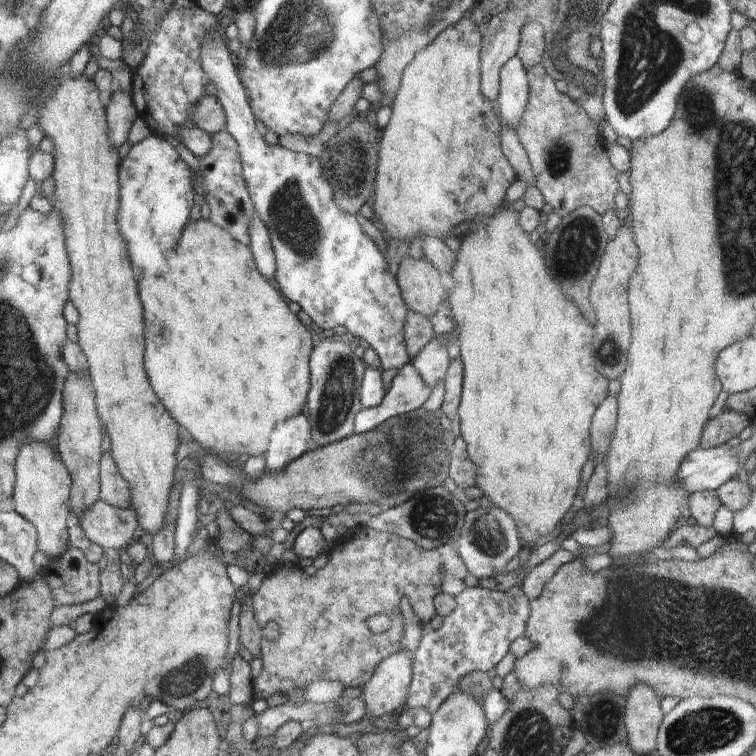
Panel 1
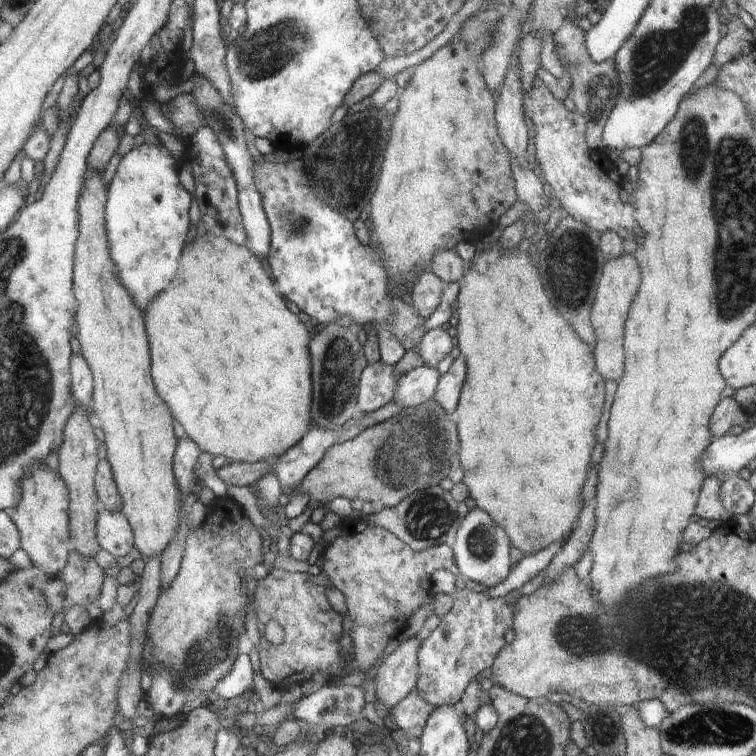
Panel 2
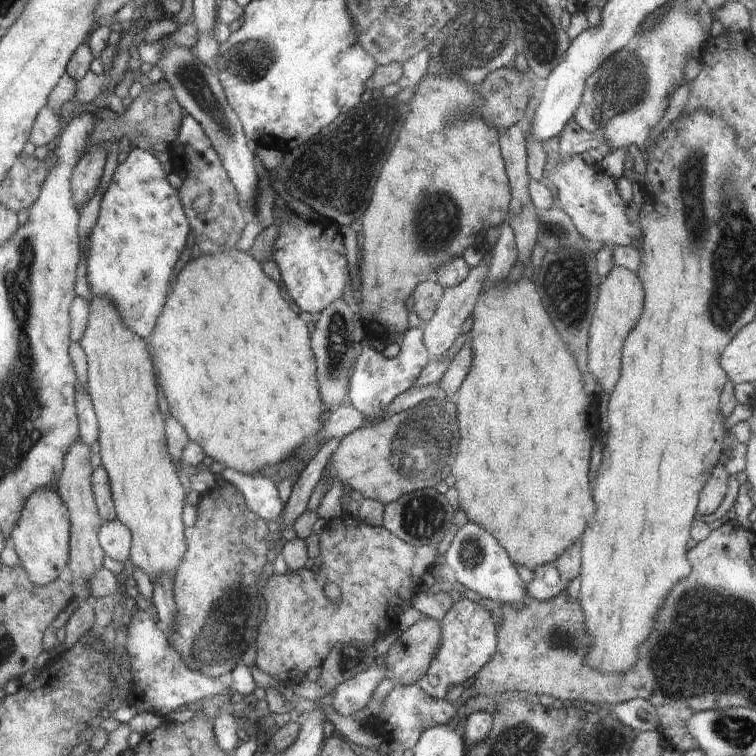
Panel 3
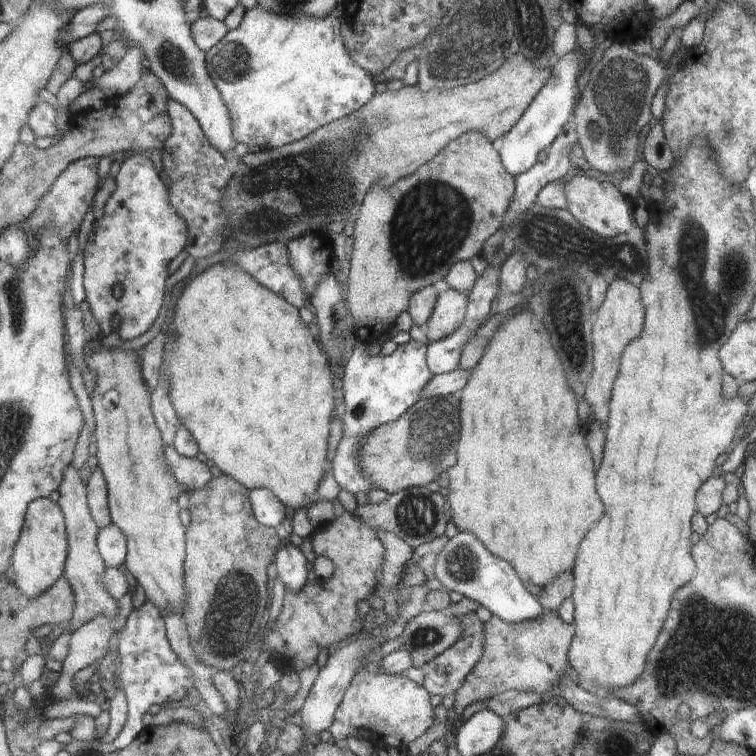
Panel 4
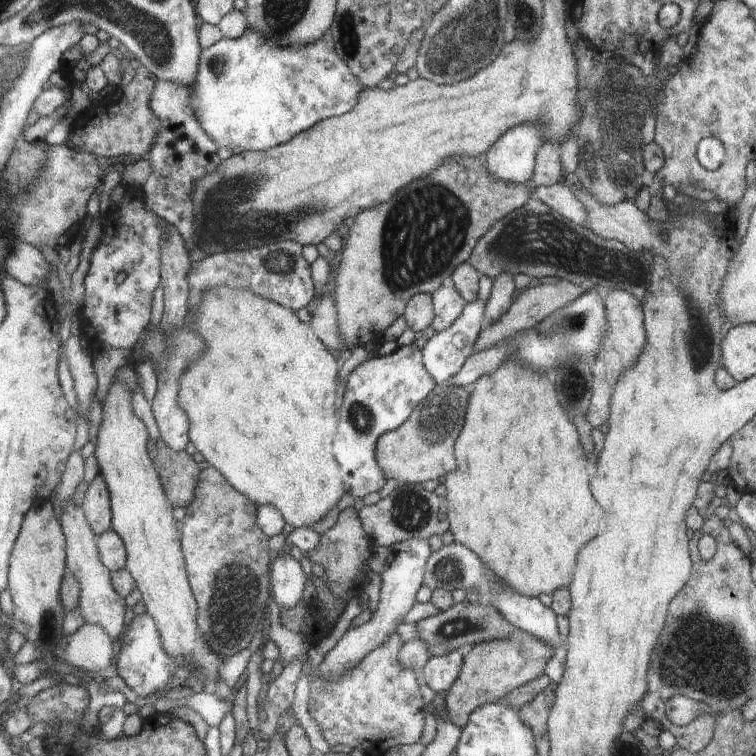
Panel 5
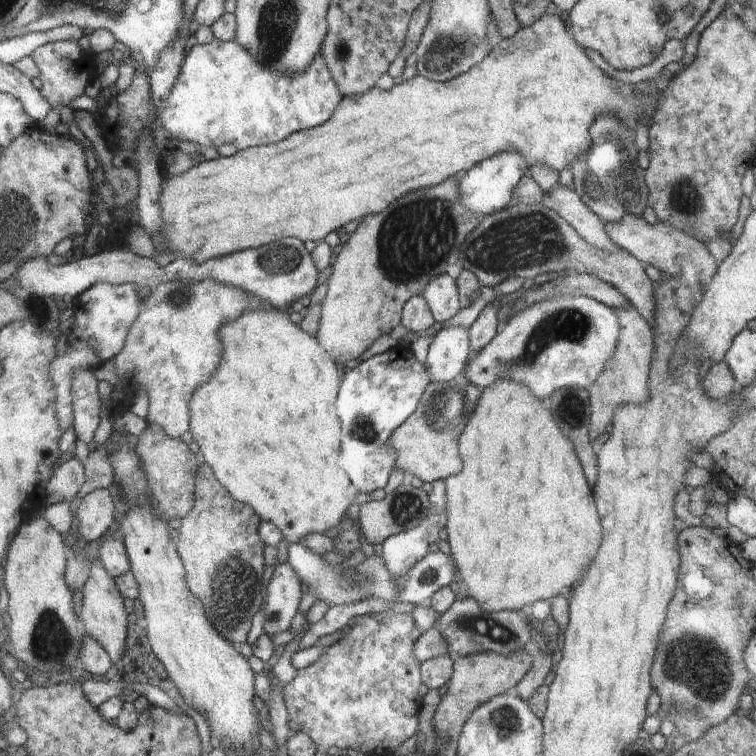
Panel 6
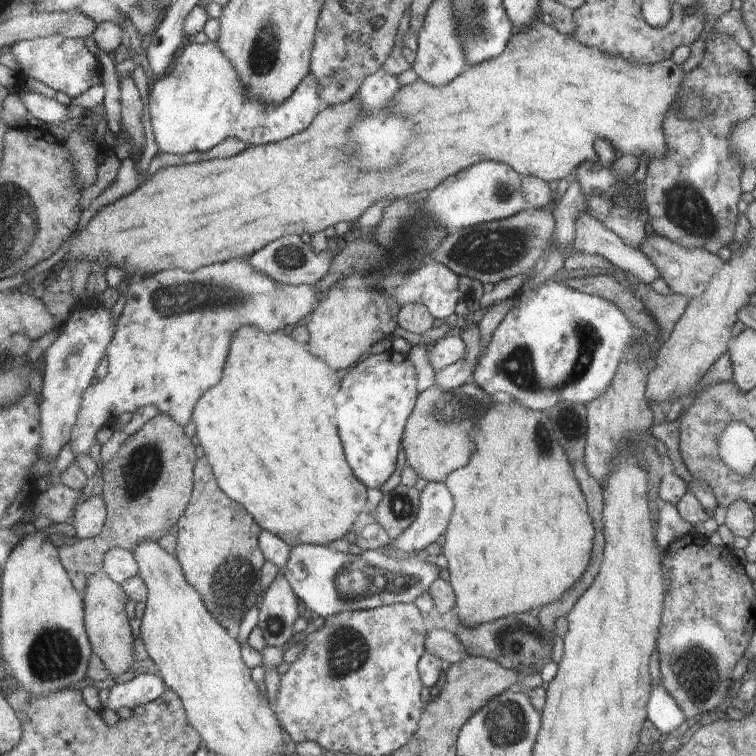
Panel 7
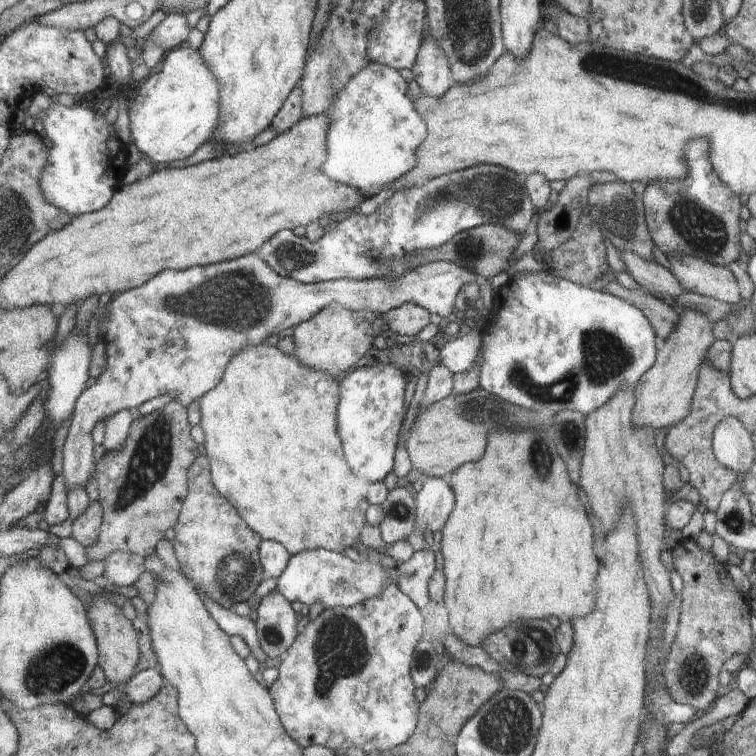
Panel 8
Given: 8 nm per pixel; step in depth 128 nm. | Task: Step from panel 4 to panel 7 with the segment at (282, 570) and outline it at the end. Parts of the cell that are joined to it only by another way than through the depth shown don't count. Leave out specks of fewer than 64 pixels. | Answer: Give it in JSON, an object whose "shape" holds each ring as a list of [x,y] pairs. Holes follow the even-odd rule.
{"shape":[[[281,572],[272,584],[265,590],[259,605],[258,626],[268,646],[282,646],[294,634],[294,622],[299,617],[298,596],[294,594],[292,586],[288,584],[286,576]]]}

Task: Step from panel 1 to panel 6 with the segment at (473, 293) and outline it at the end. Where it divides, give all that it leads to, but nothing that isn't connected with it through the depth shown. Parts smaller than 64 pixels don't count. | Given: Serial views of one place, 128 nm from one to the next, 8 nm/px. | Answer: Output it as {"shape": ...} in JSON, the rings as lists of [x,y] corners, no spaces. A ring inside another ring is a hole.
{"shape":[[[498,380],[494,386],[482,388],[477,408],[474,408],[473,416],[461,435],[461,457],[463,461],[466,460],[466,464],[462,467],[460,474],[448,476],[445,485],[448,500],[450,500],[450,506],[448,506],[448,500],[446,506],[448,516],[446,524],[448,538],[446,540],[450,545],[449,554],[454,558],[458,574],[462,578],[461,582],[464,582],[463,586],[466,586],[463,595],[476,600],[484,612],[528,611],[537,600],[551,601],[554,597],[562,595],[564,588],[570,588],[574,582],[578,582],[582,578],[584,570],[592,564],[592,560],[596,556],[596,550],[598,550],[600,540],[602,540],[602,530],[600,530],[592,492],[584,480],[584,474],[582,474],[584,470],[578,464],[580,460],[576,456],[576,450],[565,434],[562,434],[558,424],[554,424],[552,414],[544,408],[544,404],[540,400],[536,400],[534,394],[526,386],[516,384],[512,380]]]}

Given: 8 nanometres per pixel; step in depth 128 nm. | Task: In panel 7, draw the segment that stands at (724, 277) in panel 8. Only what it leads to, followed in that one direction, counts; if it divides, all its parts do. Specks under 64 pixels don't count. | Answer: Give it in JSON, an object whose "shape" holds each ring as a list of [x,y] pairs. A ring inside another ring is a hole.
{"shape":[[[656,232],[652,235],[646,234],[646,240],[638,246],[638,250],[656,266],[659,276],[668,284],[670,292],[687,296],[689,299],[706,291],[712,278],[724,266],[724,261],[718,255],[700,248],[686,248]]]}

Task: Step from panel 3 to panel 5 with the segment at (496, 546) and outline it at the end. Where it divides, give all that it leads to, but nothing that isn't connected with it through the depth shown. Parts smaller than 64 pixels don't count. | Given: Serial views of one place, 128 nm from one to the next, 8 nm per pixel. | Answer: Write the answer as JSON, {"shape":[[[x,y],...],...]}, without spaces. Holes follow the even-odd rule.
{"shape":[[[455,541],[447,546],[444,545],[429,556],[429,560],[425,564],[425,583],[423,585],[428,586],[432,591],[443,588],[451,593],[458,589],[466,590],[466,592],[471,592],[473,588],[478,590],[478,596],[483,603],[494,606],[504,616],[506,622],[510,622],[516,629],[526,631],[526,634],[536,636],[538,640],[544,640],[546,644],[550,644],[554,648],[554,656],[546,664],[545,673],[551,678],[552,686],[560,684],[564,672],[567,645],[564,641],[565,638],[558,632],[556,614],[538,597],[524,596],[524,594],[518,594],[512,588],[508,588],[502,580],[496,578],[494,570],[490,570],[478,558],[478,554],[474,554],[464,544]]]}

